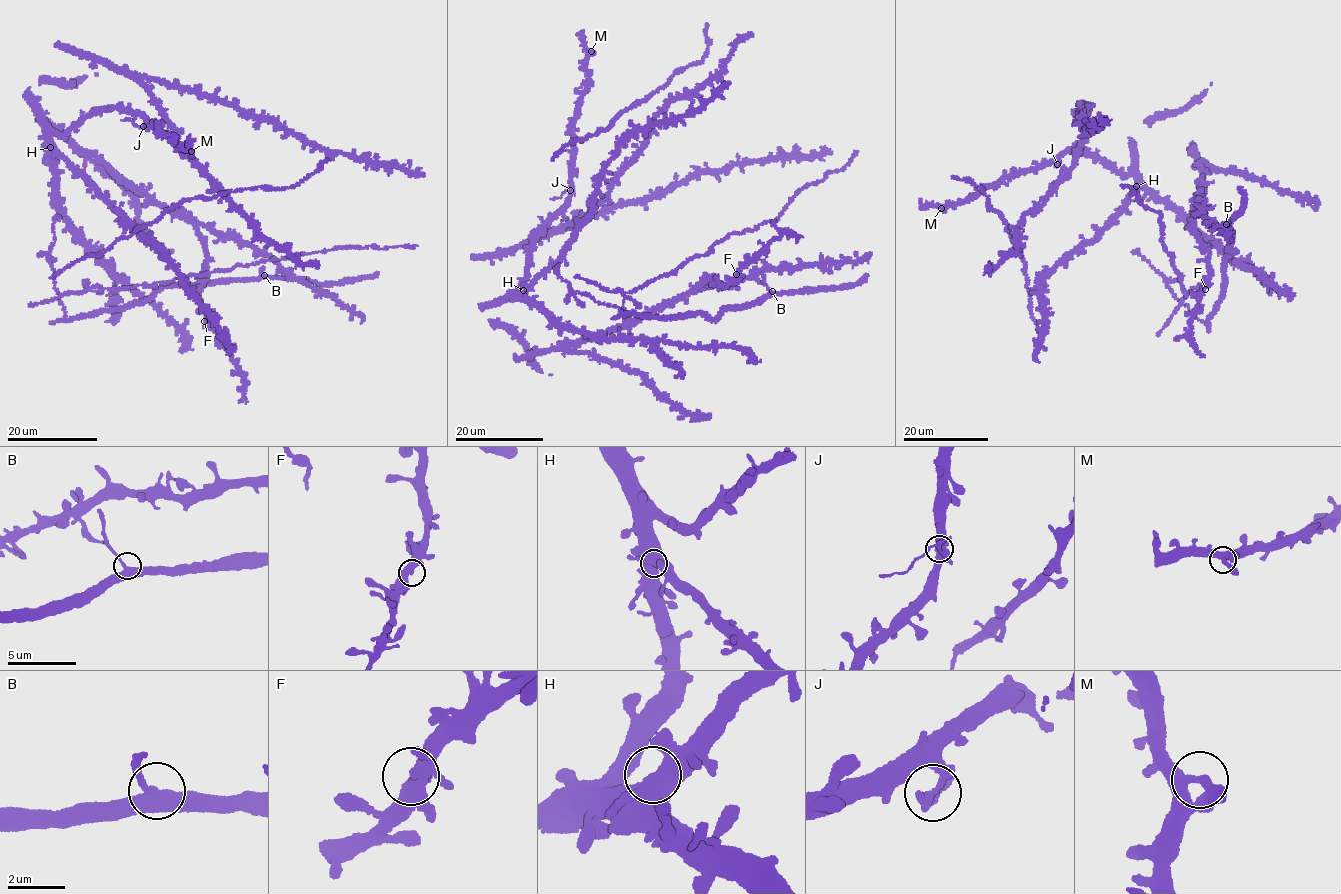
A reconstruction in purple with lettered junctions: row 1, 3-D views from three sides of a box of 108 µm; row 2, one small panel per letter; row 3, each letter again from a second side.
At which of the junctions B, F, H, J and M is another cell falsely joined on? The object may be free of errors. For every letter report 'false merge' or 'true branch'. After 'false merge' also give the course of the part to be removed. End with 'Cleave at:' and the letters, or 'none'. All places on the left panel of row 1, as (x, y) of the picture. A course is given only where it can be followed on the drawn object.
B: true branch
F: true branch
H: true branch
J: false merge; course (143, 127), (127, 119), (122, 119)
M: true branch
Cleave at: J

